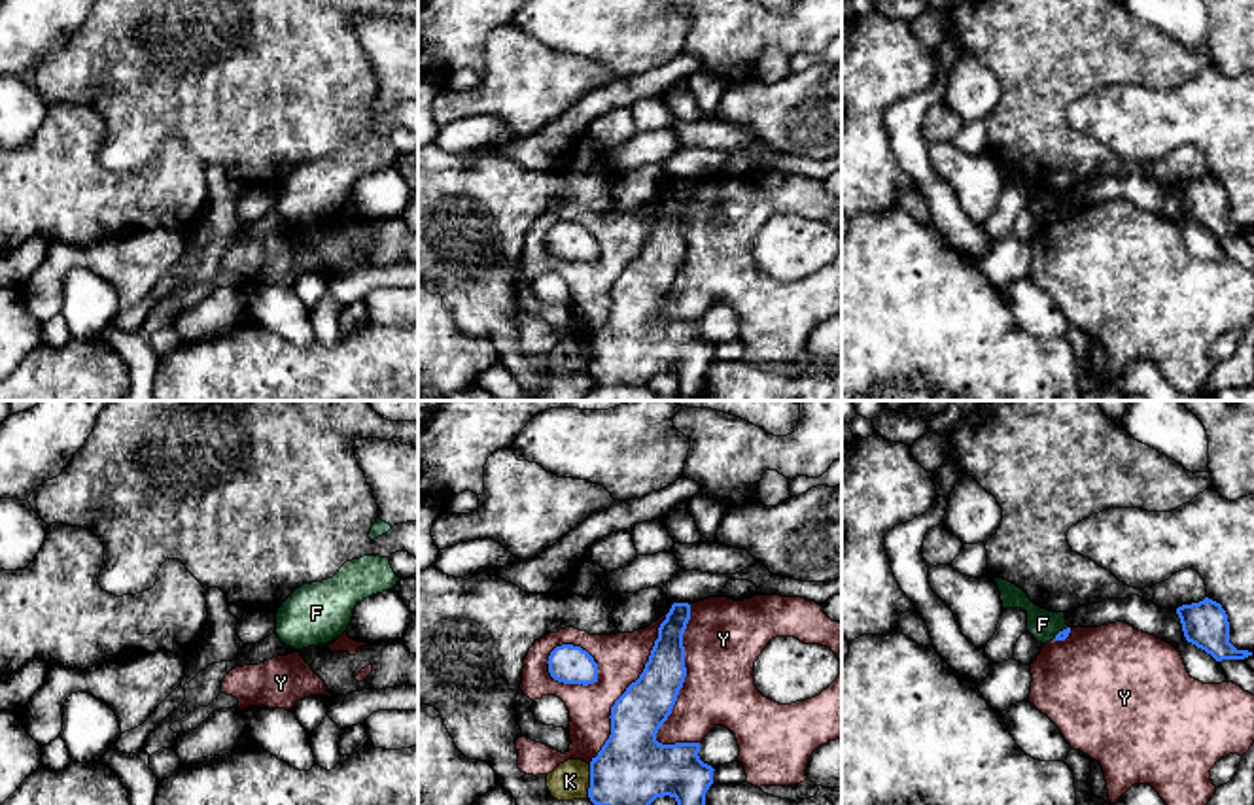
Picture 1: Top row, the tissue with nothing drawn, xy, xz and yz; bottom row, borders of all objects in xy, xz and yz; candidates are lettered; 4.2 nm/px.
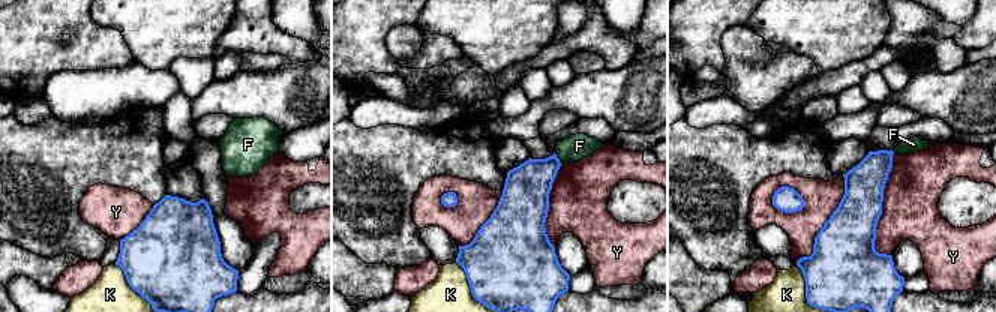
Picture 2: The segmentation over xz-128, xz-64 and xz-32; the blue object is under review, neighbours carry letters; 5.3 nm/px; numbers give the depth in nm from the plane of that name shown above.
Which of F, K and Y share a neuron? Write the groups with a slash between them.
F / K / Y

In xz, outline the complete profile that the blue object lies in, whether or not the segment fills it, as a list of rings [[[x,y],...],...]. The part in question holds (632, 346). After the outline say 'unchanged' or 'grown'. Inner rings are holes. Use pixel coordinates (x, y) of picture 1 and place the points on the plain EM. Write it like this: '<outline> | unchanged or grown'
[[[673,180],[658,204],[658,215],[643,249],[611,283],[611,312],[590,338],[588,374],[594,382],[647,385],[656,374],[670,372],[677,378],[679,397],[685,401],[696,401],[702,393],[715,346],[700,336],[700,319],[662,321],[656,317],[687,253],[683,210],[688,197],[690,181]]] | unchanged

